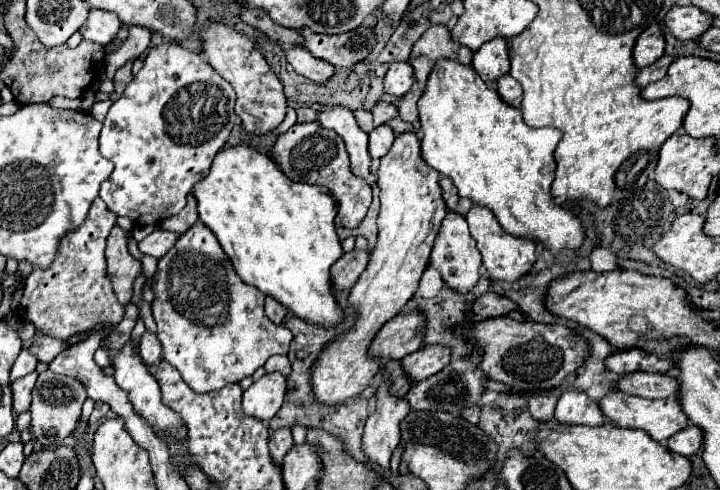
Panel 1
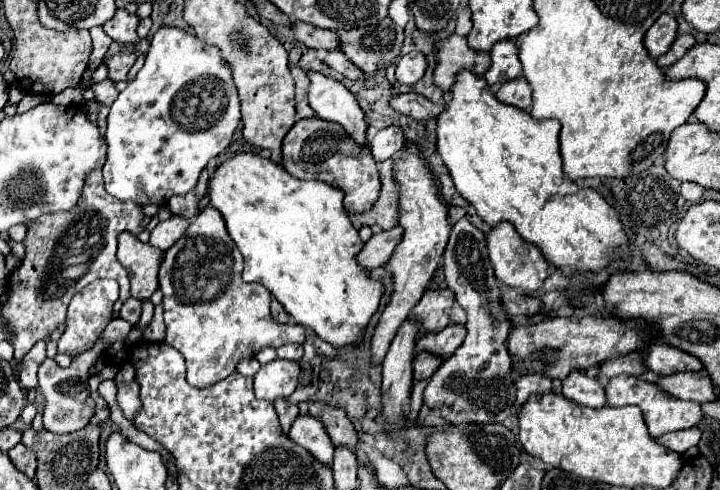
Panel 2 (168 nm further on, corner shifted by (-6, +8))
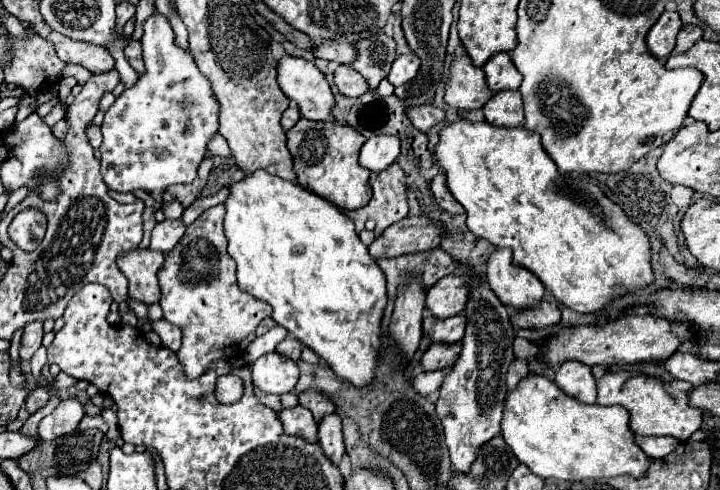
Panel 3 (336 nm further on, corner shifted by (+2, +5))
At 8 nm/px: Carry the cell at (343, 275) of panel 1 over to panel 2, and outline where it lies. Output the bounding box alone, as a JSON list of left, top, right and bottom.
[356,226,402,270]

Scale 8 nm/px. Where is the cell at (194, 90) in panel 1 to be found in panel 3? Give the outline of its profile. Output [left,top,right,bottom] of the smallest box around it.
[100,13,218,193]

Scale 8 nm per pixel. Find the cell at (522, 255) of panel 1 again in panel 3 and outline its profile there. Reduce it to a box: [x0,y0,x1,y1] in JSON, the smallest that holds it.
[486,249,546,309]

